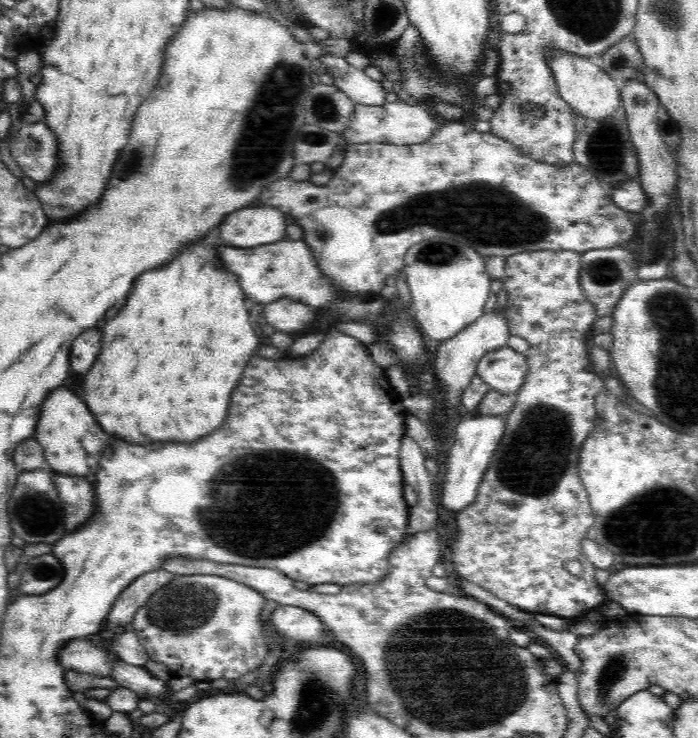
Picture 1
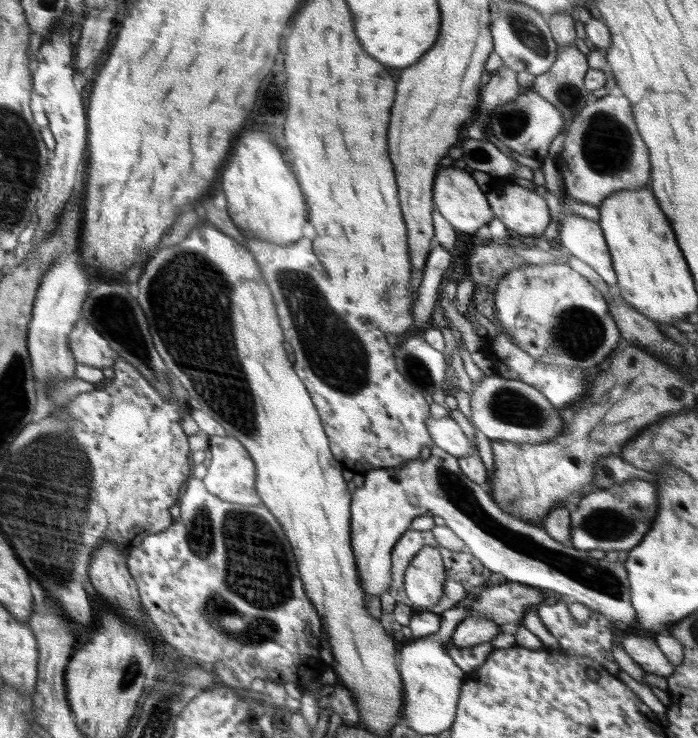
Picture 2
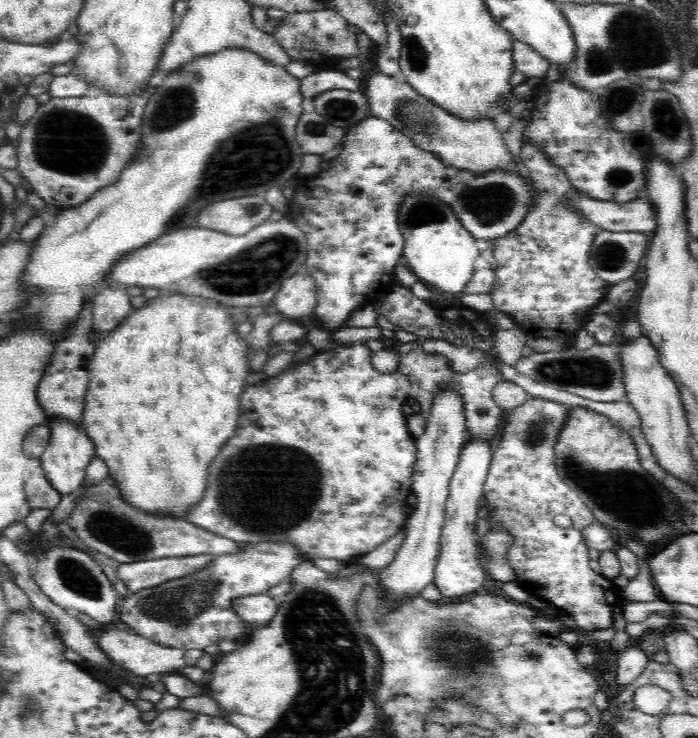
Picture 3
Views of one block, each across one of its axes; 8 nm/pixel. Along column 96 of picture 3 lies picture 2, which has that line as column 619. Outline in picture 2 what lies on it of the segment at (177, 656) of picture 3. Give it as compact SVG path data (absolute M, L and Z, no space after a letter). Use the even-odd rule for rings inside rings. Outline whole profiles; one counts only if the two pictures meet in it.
M630 634L619 640L619 643L644 672L669 677L675 671L676 666L670 664L670 661L665 658L656 640Z

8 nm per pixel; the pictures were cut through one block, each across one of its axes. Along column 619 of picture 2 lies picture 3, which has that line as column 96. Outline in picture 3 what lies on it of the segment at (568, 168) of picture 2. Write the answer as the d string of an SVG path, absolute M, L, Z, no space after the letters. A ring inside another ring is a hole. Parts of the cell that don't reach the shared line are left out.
M89 93L79 97L45 97L42 99L36 114L21 126L20 138L18 138L17 150L17 169L21 176L30 183L30 186L40 198L43 198L47 204L54 204L58 209L68 209L78 206L90 199L94 192L100 188L115 184L120 178L120 172L124 170L124 166L132 160L132 156L136 154L136 150L140 148L140 124L144 118L144 108L148 104L148 99L136 95L110 95L104 93Z

